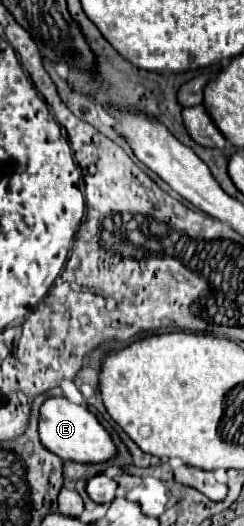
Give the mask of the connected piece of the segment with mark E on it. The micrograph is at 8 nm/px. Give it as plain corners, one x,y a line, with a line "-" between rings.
65,396
47,398
39,408
39,438
53,454
73,462
105,462
115,456
117,448
99,420
83,404
73,404

